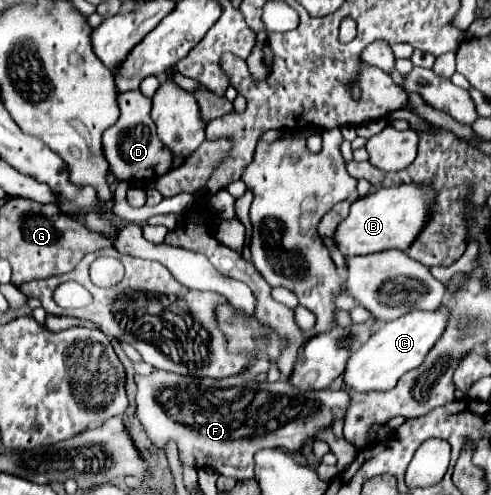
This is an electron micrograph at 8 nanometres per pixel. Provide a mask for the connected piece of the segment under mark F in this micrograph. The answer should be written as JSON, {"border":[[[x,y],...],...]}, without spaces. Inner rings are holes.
{"border":[[[153,369],[149,375],[135,375],[135,417],[155,447],[165,451],[169,441],[177,443],[179,463],[211,467],[233,479],[253,477],[253,455],[261,449],[283,449],[297,453],[317,431],[333,423],[331,409],[349,405],[345,389],[299,391],[289,381],[257,383],[251,379],[197,379]]]}

